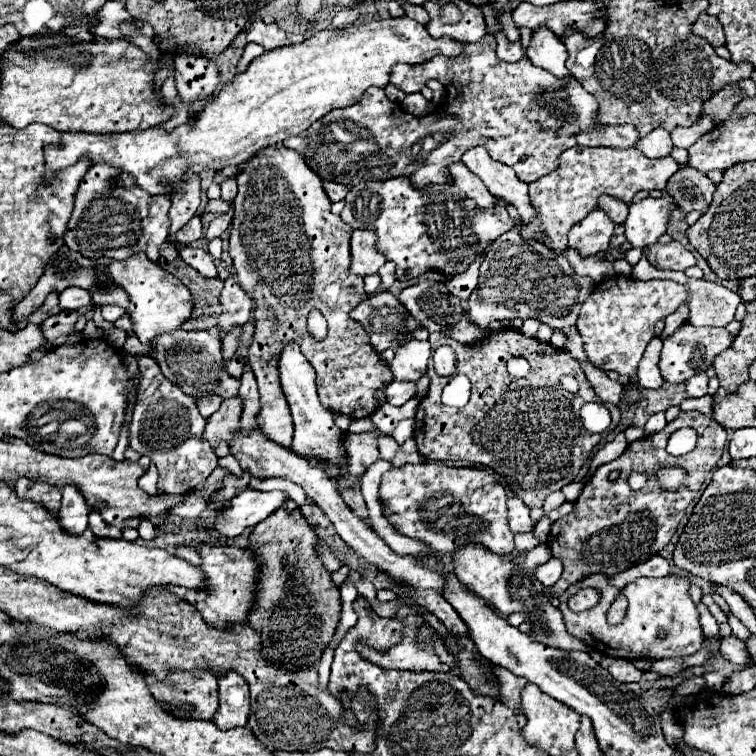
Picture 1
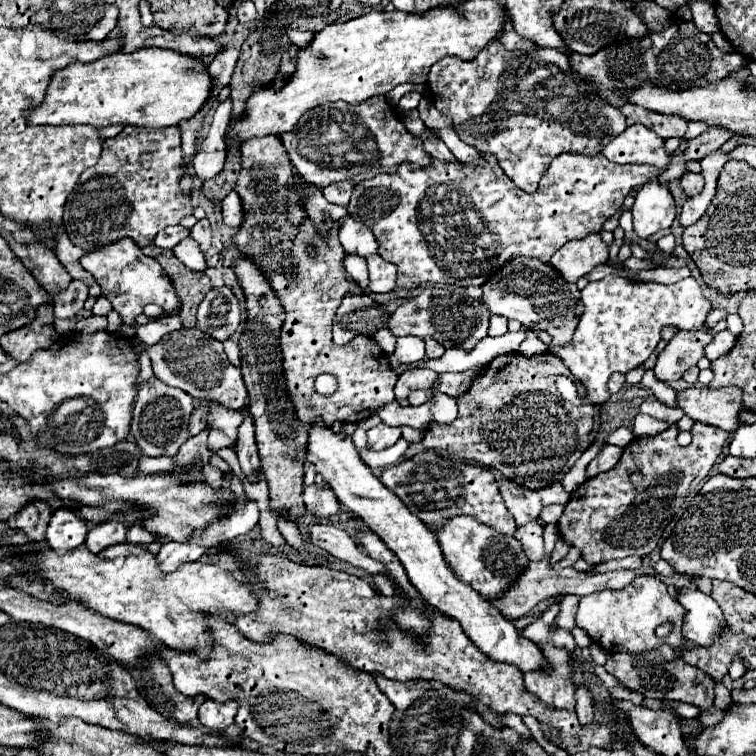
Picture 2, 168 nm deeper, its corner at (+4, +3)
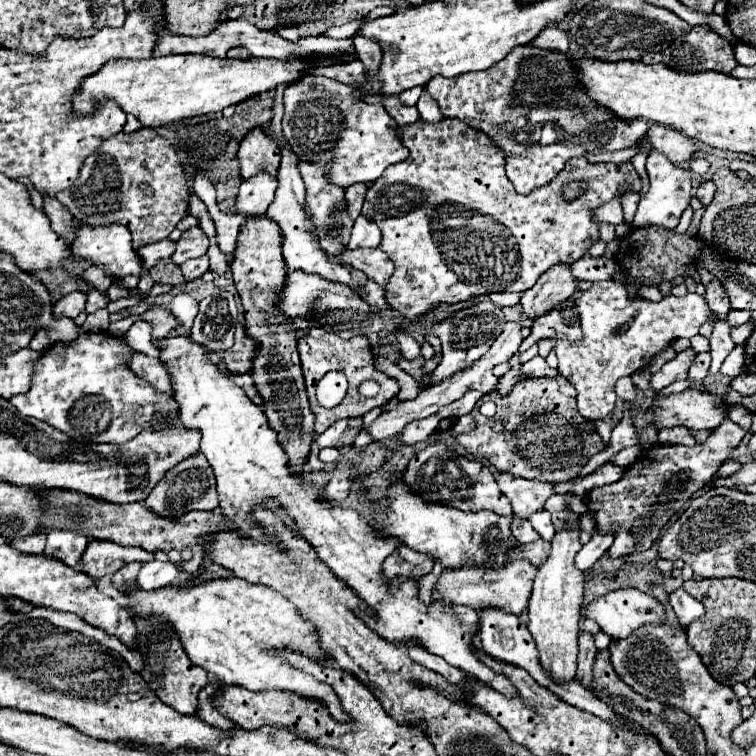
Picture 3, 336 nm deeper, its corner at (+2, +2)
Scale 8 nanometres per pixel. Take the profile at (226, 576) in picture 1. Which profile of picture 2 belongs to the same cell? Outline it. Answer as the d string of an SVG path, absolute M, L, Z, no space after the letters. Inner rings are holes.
M264 555L260 559L260 565L256 565L256 573L264 583L264 589L258 589L260 611L254 615L236 617L236 621L232 615L222 615L222 619L234 623L250 641L266 643L272 635L284 633L292 635L308 647L316 647L330 655L336 655L340 661L370 675L380 673L394 681L440 681L452 689L472 693L476 697L476 713L484 715L488 725L496 729L504 727L504 723L500 721L504 713L516 713L520 717L532 715L540 723L558 729L558 747L568 751L570 755L578 751L588 751L590 747L614 749L618 747L614 743L622 743L624 747L624 741L618 737L616 731L612 731L612 727L596 721L580 725L574 711L548 709L534 693L528 693L528 689L524 689L522 671L516 669L516 665L492 661L490 657L486 657L464 635L462 627L456 621L440 615L438 611L428 609L432 633L424 639L424 647L420 647L416 639L406 633L400 633L396 625L390 623L392 609L404 605L404 601L398 595L378 595L360 577L340 573L328 567L306 567L276 555Z

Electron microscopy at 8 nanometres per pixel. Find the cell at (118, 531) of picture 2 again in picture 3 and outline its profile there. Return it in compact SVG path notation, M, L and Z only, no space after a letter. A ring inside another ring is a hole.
M90 540L90 546L82 556L82 566L84 566L84 572L90 574L92 578L102 578L102 576L114 574L120 566L134 560L148 562L152 560L152 554L140 546L124 548L110 540Z

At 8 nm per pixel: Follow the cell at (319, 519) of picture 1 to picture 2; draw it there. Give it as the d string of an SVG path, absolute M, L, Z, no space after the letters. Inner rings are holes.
M310 485L304 489L304 503L306 509L322 519L328 519L332 515L336 515L340 511L340 501L336 501L336 495L332 493L332 489L328 489L326 485Z

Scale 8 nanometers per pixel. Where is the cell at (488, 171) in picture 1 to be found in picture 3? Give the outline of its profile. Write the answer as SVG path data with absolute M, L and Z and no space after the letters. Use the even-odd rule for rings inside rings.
M426 90L422 92L416 108L418 108L418 112L420 112L420 118L422 118L424 122L428 122L428 124L438 124L438 122L442 122L442 118L444 118L442 112L440 112L440 108L438 108L438 104L436 104L436 100L434 100Z

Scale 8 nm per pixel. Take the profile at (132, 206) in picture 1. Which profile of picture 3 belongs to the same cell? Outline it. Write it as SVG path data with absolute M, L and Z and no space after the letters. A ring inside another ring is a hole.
M140 128L132 134L116 134L106 140L82 166L74 190L58 194L74 222L88 226L122 224L130 230L134 250L168 238L180 220L190 214L190 188L178 150L154 128ZM94 168L94 178L92 176Z

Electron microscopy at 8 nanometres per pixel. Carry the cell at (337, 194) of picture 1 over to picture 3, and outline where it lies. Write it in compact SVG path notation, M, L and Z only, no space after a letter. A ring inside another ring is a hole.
M352 184L352 186L346 186L344 188L346 210L348 210L348 214L350 214L352 220L356 220L360 216L360 208L362 208L366 190L368 190L368 184Z

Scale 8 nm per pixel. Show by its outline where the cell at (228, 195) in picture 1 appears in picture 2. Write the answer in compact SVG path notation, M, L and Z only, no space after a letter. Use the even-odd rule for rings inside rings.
M202 219L202 221L198 221L198 223L192 227L192 237L200 243L202 253L206 253L206 251L210 249L210 243L212 243L212 231L210 231L208 219Z

